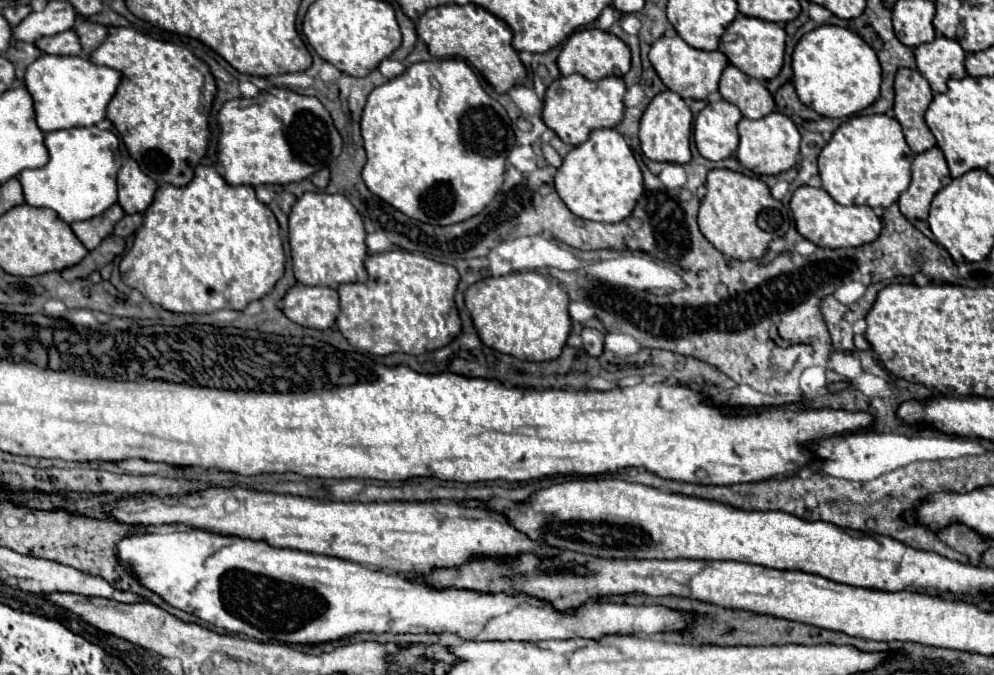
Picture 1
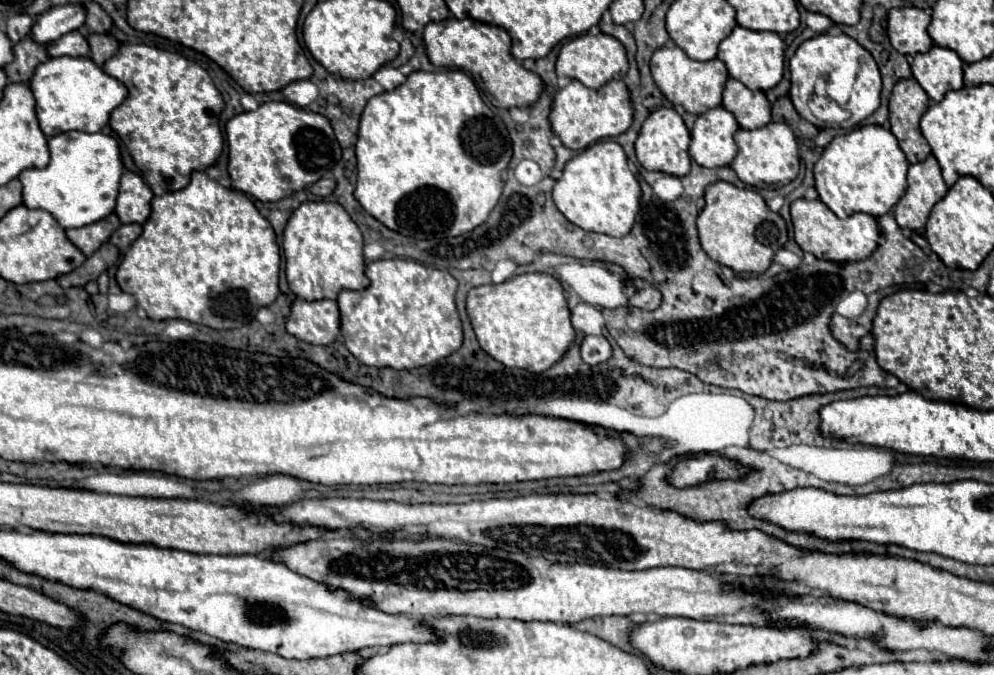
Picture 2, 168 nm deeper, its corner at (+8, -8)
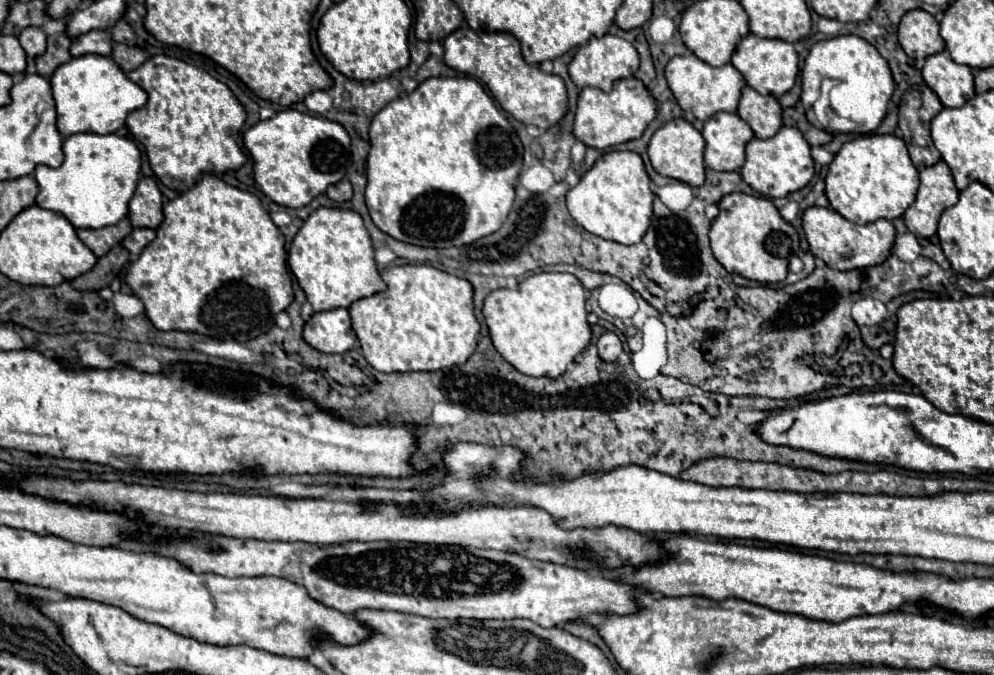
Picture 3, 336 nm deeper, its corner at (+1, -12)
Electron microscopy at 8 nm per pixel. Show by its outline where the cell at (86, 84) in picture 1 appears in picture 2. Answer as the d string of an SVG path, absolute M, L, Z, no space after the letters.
M56 57L40 63L30 79L30 89L36 99L40 129L48 139L66 131L98 133L108 123L110 111L128 95L128 89L118 79L106 75L86 57Z

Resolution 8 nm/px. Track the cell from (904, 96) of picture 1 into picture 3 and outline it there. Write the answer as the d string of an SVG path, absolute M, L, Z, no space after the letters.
M911 85L899 105L899 129L917 169L935 165L941 155L931 139L931 119L943 109L939 97L925 85Z

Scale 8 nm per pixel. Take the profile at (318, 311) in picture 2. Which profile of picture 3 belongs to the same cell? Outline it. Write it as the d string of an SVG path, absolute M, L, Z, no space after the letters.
M347 309L315 313L303 329L303 339L321 353L345 353L357 341Z

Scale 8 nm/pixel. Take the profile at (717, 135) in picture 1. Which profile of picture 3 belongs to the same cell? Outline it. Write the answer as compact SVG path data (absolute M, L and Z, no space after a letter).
M717 113L705 127L705 163L713 171L739 171L745 163L745 145L755 137L737 113Z

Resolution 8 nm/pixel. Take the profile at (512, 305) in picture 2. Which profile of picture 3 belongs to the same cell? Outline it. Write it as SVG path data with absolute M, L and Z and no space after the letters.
M535 273L519 283L517 289L497 289L487 295L483 315L489 325L489 335L495 349L517 371L531 377L559 377L567 371L567 365L589 345L591 325L587 321L587 291L581 281L571 273Z

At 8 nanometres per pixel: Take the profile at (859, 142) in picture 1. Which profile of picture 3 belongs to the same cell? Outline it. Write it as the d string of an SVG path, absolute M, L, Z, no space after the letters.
M865 135L847 141L829 165L827 199L831 207L845 219L865 225L877 219L897 219L915 201L919 173L911 165L907 147L895 135Z

